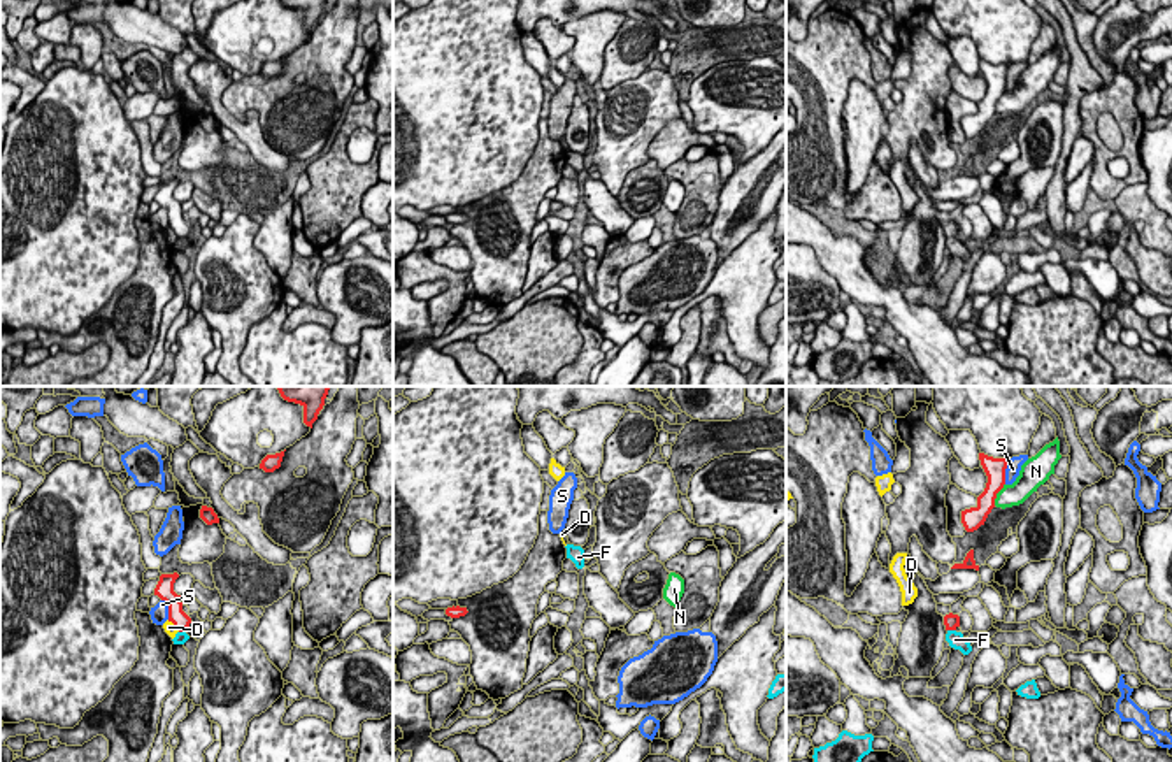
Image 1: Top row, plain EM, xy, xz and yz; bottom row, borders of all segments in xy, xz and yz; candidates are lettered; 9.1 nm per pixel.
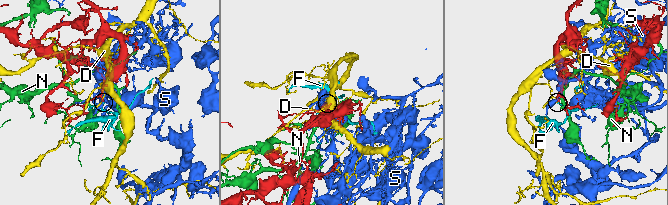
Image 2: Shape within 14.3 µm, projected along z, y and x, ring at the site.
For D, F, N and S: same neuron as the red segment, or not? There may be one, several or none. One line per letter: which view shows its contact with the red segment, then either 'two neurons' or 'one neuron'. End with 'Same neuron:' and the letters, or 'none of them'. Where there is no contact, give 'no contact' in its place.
D: meets red in xy; two neurons
F: meets red in yz; two neurons
N: meets red in yz; two neurons
S: meets red in yz; two neurons
Same neuron: none of them

